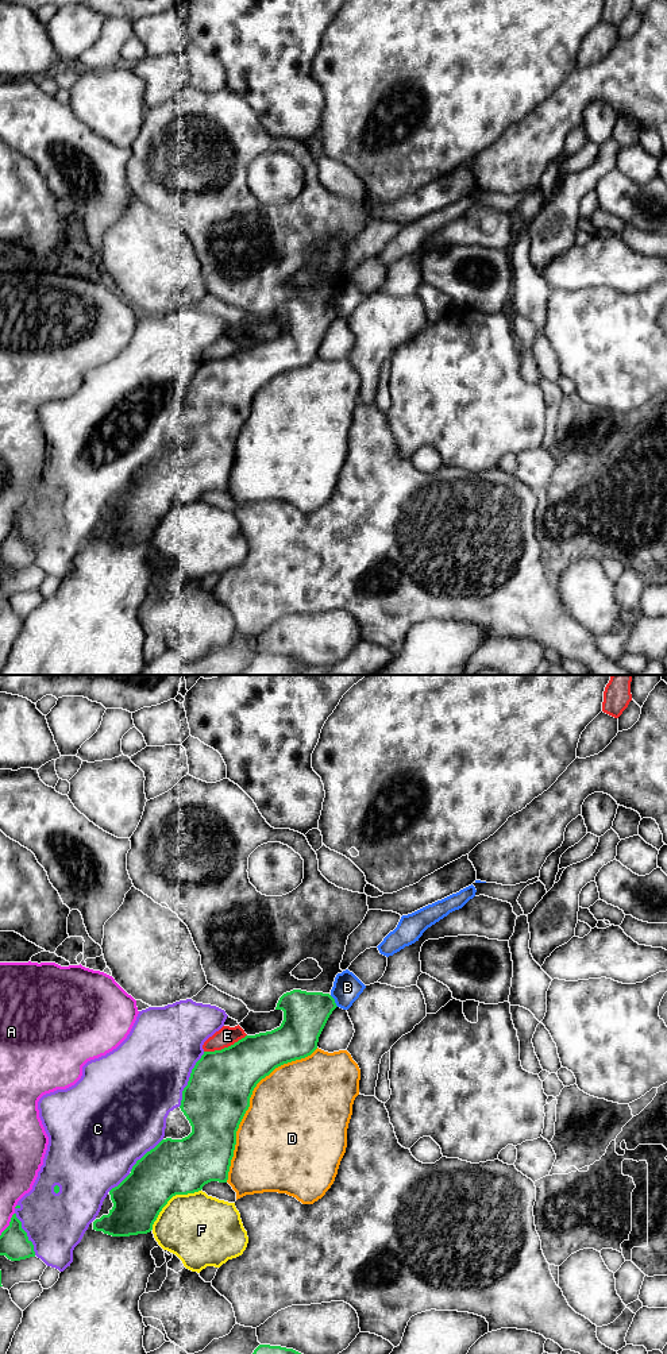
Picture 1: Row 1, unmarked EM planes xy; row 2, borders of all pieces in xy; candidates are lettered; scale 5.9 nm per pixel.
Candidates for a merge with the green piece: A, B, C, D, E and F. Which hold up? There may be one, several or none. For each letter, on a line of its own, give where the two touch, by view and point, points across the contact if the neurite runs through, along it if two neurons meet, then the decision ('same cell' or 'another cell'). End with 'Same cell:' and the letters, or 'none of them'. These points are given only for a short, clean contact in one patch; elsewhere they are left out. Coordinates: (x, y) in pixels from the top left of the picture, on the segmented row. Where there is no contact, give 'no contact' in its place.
A: xy (10, 1225) | another cell
B: xy (334, 1000) | along xy (330, 995), (338, 1006) | another cell
C: xy (189, 1079) | another cell
D: xy (249, 1103) | another cell
E: xy (224, 1048) | another cell
F: xy (170, 1198) | another cell
Same cell: none of them

